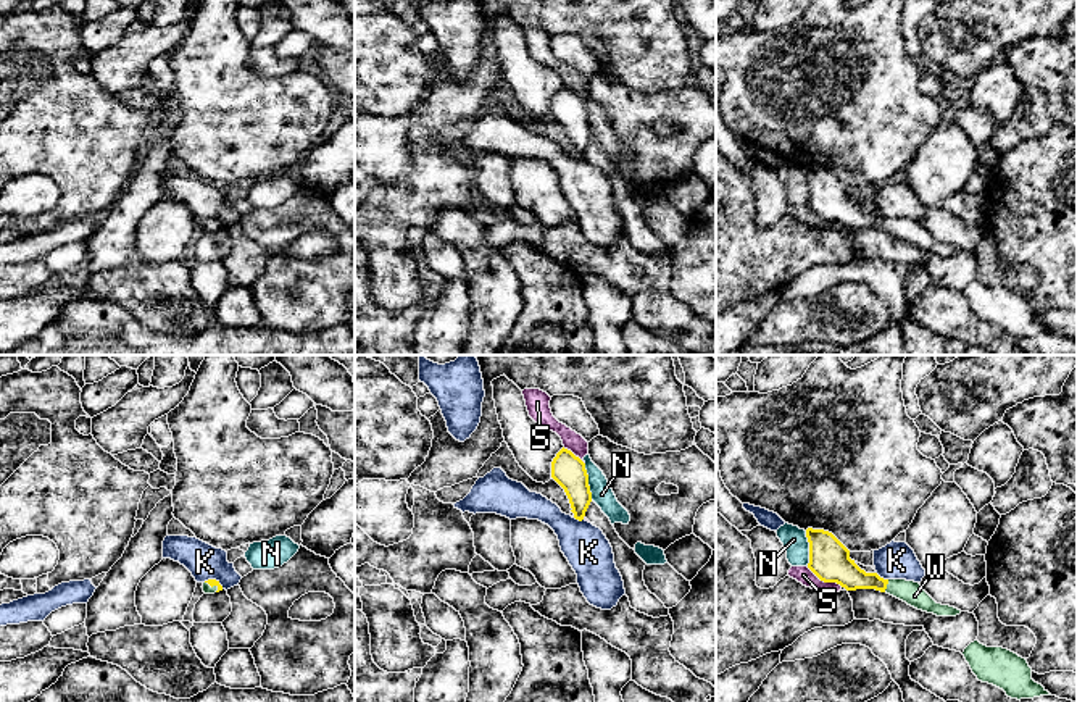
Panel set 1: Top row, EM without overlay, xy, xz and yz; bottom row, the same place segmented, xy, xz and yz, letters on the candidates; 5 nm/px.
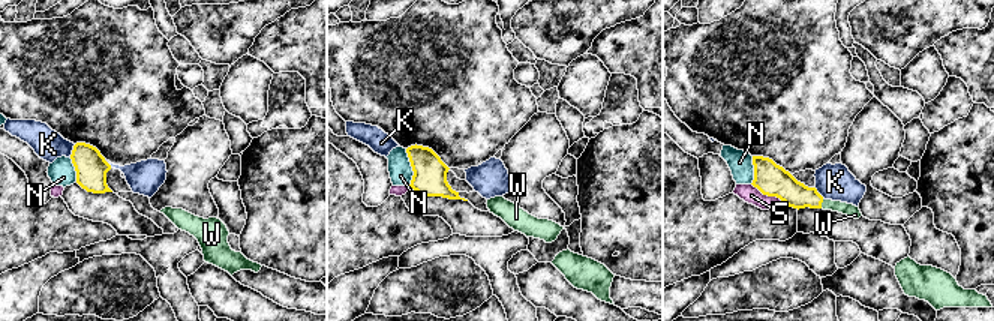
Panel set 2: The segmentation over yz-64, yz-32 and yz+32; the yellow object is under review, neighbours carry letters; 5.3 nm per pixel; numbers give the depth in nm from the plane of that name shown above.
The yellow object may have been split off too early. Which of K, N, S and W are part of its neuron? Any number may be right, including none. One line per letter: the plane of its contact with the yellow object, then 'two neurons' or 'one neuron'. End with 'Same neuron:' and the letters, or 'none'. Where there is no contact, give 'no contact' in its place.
K: contact in yz; two neurons
N: contact in xz; two neurons
S: contact in yz; two neurons
W: contact in yz; one neuron
Same neuron: W

